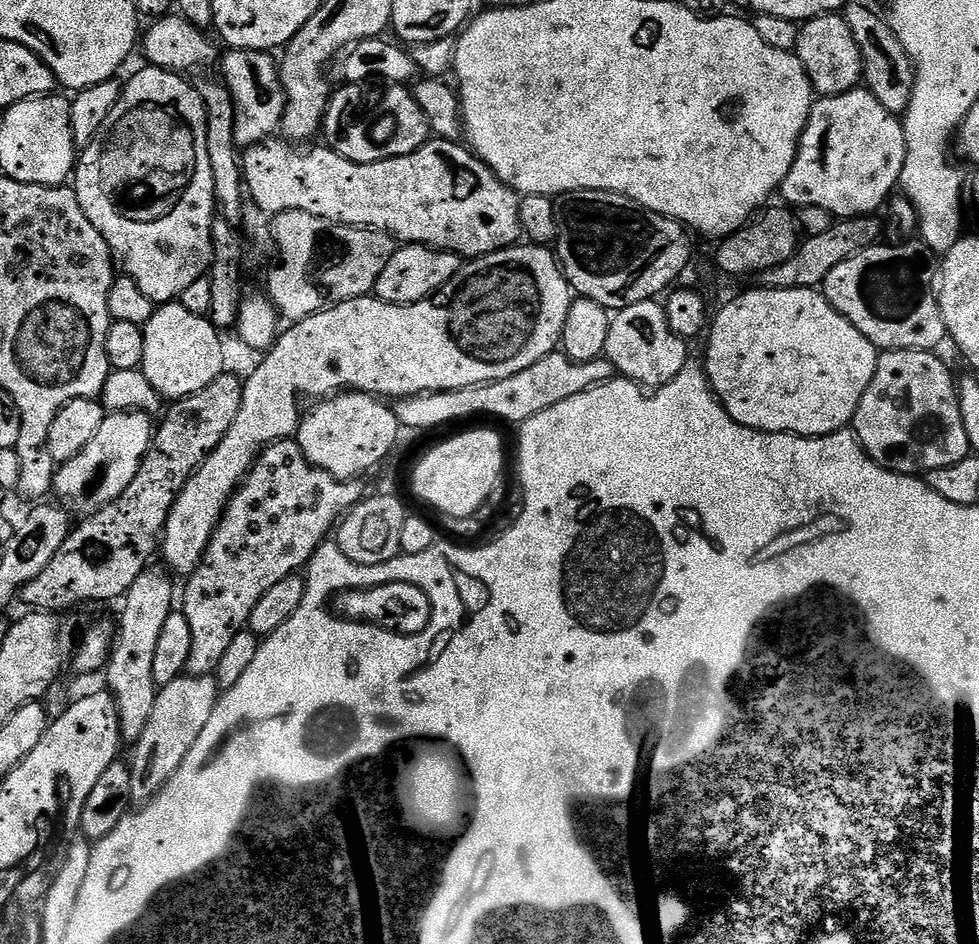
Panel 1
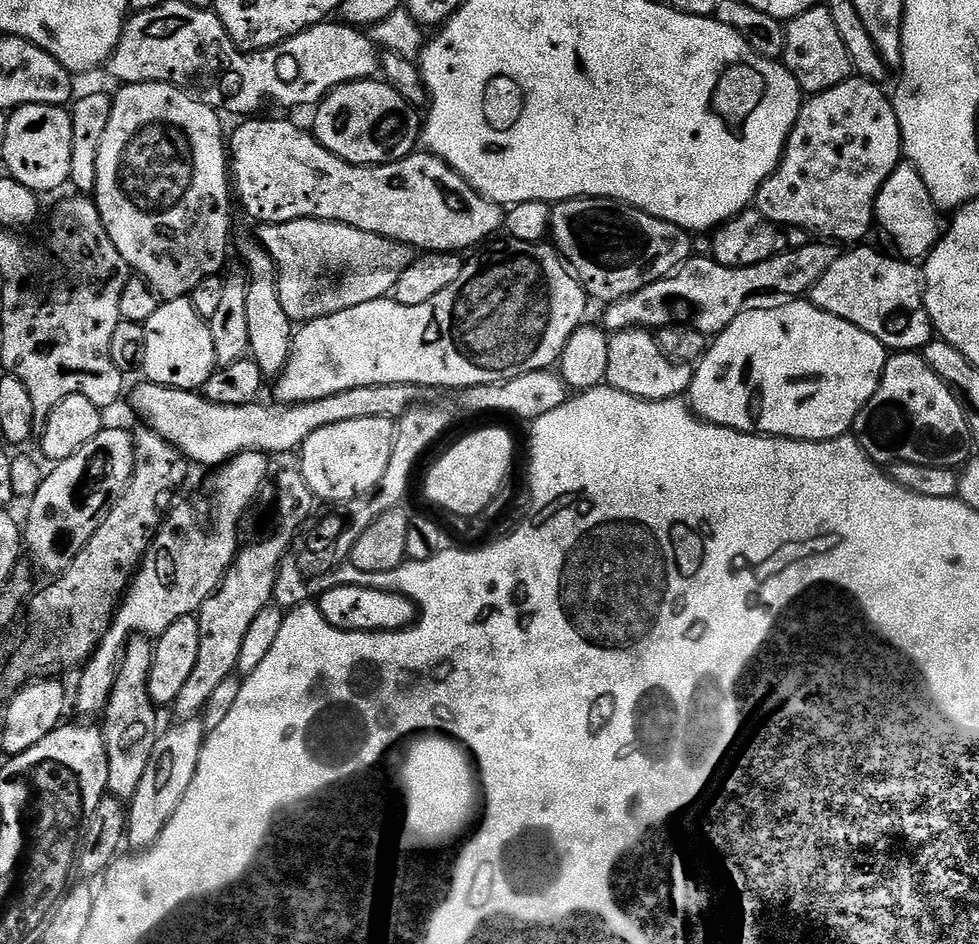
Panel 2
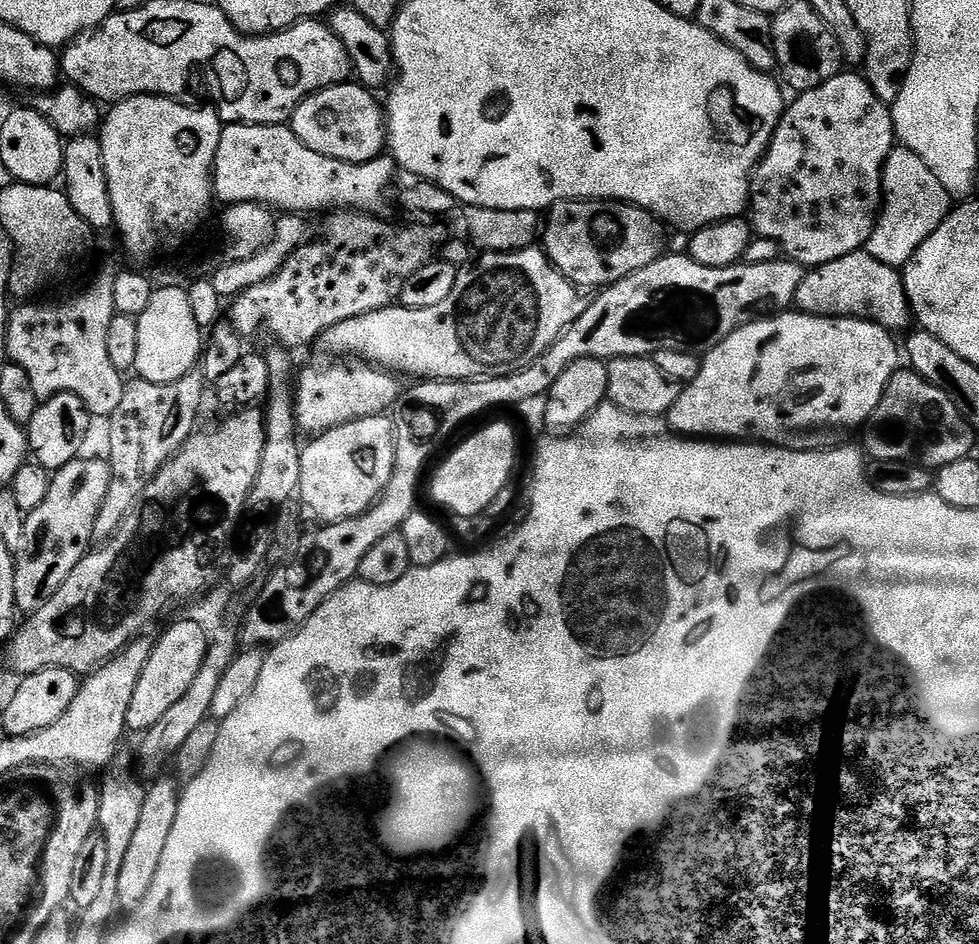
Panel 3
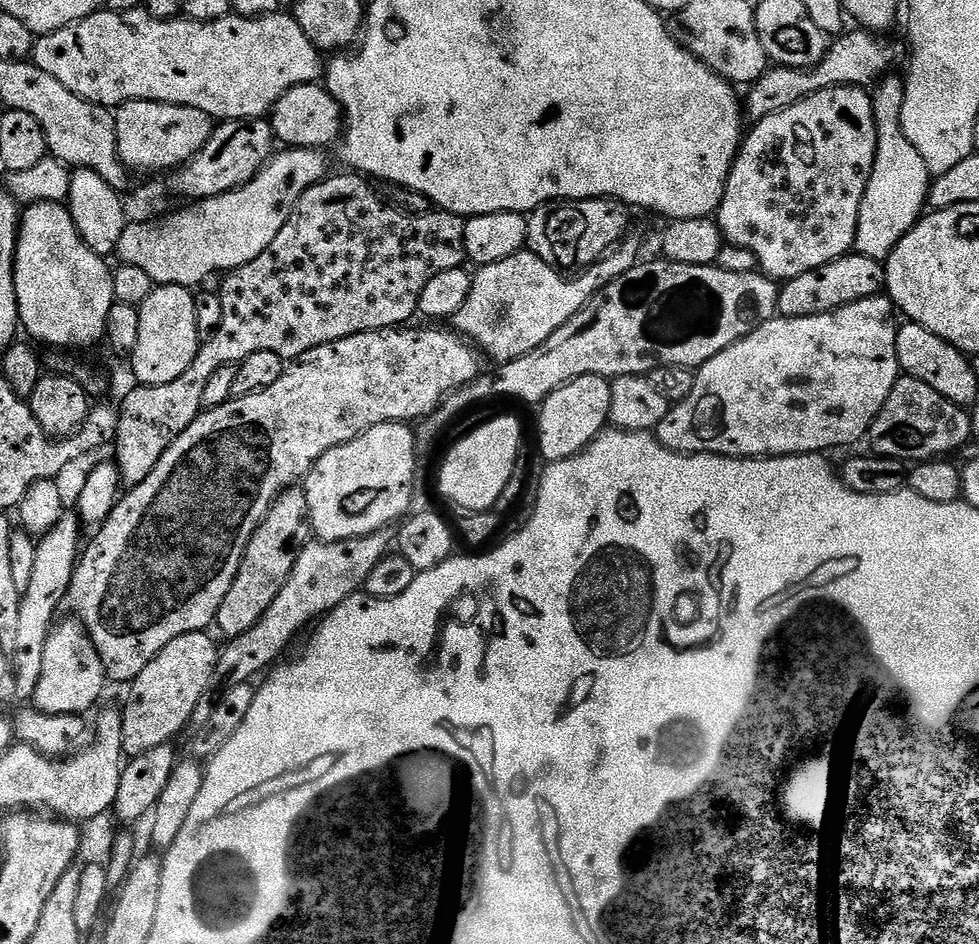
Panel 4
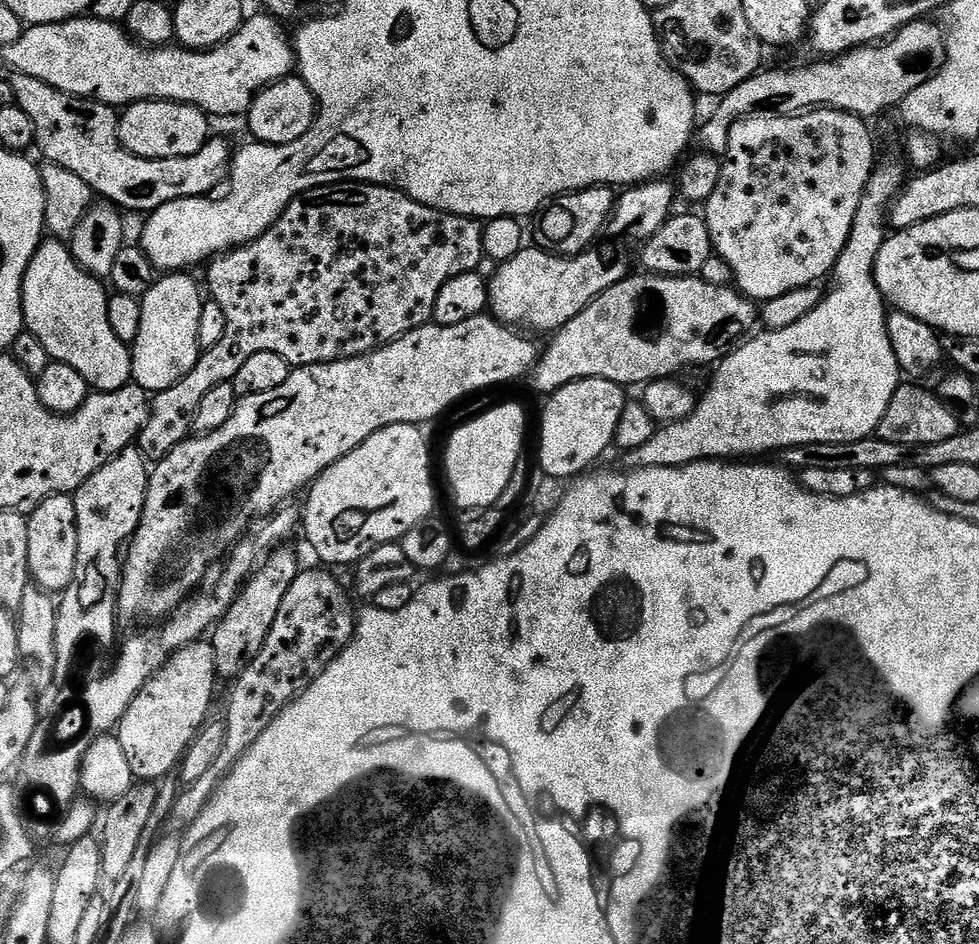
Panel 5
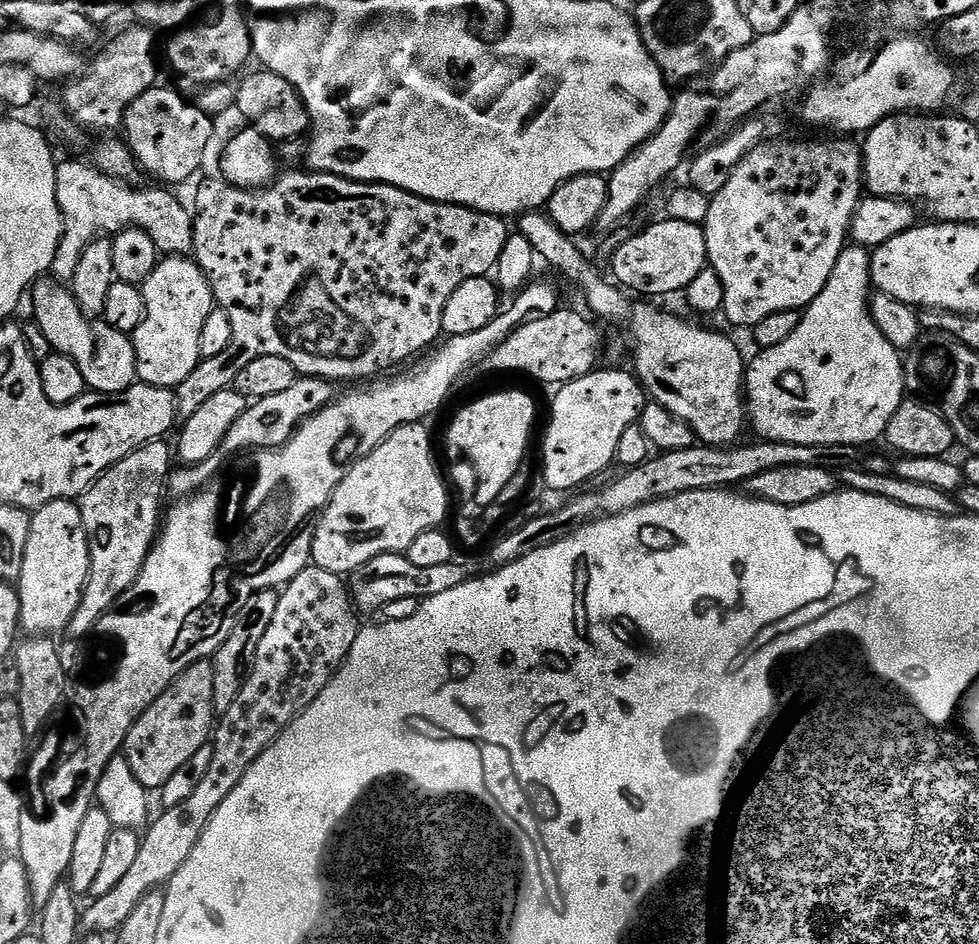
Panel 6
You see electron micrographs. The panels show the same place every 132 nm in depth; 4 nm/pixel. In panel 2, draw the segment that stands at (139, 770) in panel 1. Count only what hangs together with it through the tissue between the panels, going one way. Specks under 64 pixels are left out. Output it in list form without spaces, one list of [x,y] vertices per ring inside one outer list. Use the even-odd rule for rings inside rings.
[[[176,722],[180,724],[176,724],[173,728],[168,728],[165,730],[164,733],[157,735],[155,739],[152,741],[152,749],[150,750],[150,754],[148,755],[148,761],[146,762],[146,770],[142,774],[141,781],[138,782],[138,786],[136,787],[136,793],[132,796],[130,803],[127,805],[126,808],[126,840],[127,843],[130,845],[133,844],[133,849],[136,850],[143,850],[152,845],[154,841],[160,837],[160,834],[164,827],[166,826],[166,822],[168,819],[174,814],[174,810],[180,804],[180,800],[186,794],[186,790],[190,786],[190,782],[194,778],[194,774],[196,773],[196,767],[198,766],[198,758],[200,757],[200,746],[204,743],[205,731],[198,727],[196,724],[195,726],[192,725],[192,722]]]

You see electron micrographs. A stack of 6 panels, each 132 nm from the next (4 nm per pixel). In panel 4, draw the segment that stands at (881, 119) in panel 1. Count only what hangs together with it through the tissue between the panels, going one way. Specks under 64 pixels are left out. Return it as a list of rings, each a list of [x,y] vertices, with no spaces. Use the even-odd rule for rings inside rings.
[[[827,88],[810,94],[802,102],[798,102],[778,114],[770,114],[766,118],[755,121],[751,125],[750,131],[743,137],[740,153],[736,156],[736,161],[733,162],[728,175],[724,197],[720,207],[714,213],[725,241],[734,245],[735,248],[750,250],[750,254],[754,254],[756,259],[757,269],[777,282],[793,280],[798,278],[798,274],[806,274],[806,270],[818,270],[818,266],[826,266],[840,256],[849,255],[856,243],[858,210],[862,206],[862,198],[866,194],[866,182],[870,182],[875,157],[876,127],[874,126],[872,97],[864,88]]]

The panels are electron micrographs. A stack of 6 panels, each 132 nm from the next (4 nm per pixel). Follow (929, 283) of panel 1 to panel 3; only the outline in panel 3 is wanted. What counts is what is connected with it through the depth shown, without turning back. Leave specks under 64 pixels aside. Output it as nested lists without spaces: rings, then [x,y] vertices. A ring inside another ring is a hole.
[[[861,250],[846,254],[834,262],[805,271],[802,286],[798,286],[795,307],[809,316],[842,316],[854,320],[872,320],[889,330],[913,323],[912,308],[904,289],[904,278],[891,268],[887,259]]]

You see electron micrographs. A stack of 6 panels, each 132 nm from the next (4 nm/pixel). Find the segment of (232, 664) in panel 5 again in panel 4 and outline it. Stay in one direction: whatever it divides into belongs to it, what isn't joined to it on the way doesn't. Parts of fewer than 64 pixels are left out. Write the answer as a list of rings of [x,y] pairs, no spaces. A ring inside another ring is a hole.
[[[293,486],[282,492],[272,504],[267,518],[260,524],[248,543],[242,565],[238,566],[238,574],[234,578],[234,586],[226,594],[222,606],[216,615],[215,627],[221,628],[228,638],[245,634],[252,626],[258,623],[283,584],[290,578],[293,562],[297,553],[291,544],[294,543],[308,526],[308,499],[304,489]]]

